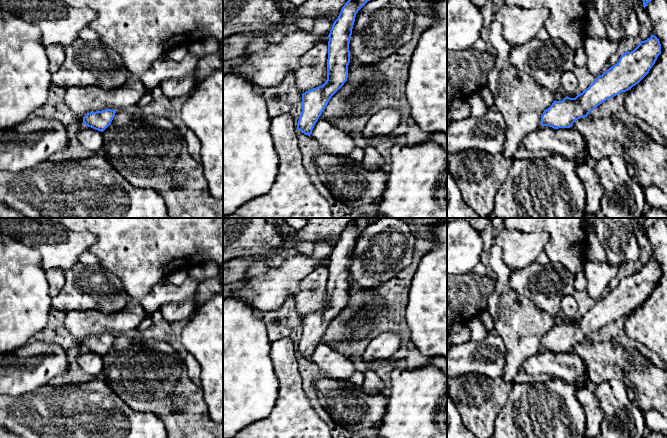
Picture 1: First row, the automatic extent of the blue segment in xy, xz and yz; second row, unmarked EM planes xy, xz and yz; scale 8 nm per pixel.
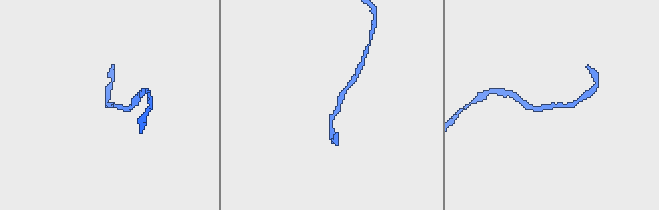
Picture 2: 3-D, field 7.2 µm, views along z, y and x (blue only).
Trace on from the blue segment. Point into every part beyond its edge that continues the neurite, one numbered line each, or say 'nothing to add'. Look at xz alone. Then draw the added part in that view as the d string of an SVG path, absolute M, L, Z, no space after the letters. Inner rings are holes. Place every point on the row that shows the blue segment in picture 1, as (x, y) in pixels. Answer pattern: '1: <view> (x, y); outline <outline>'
nothing to add

